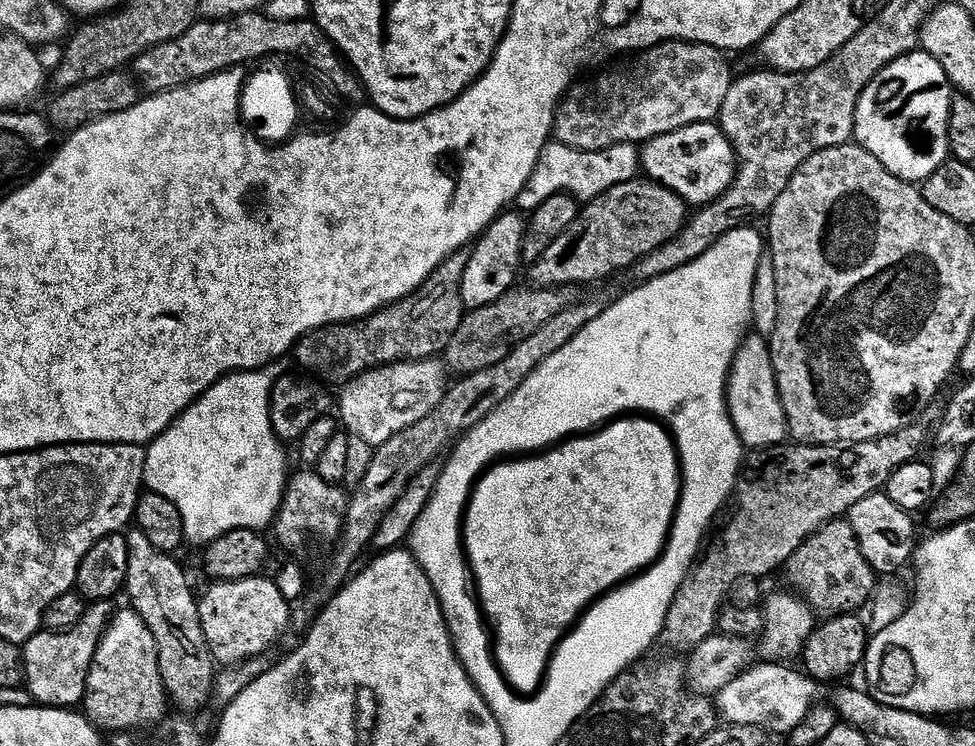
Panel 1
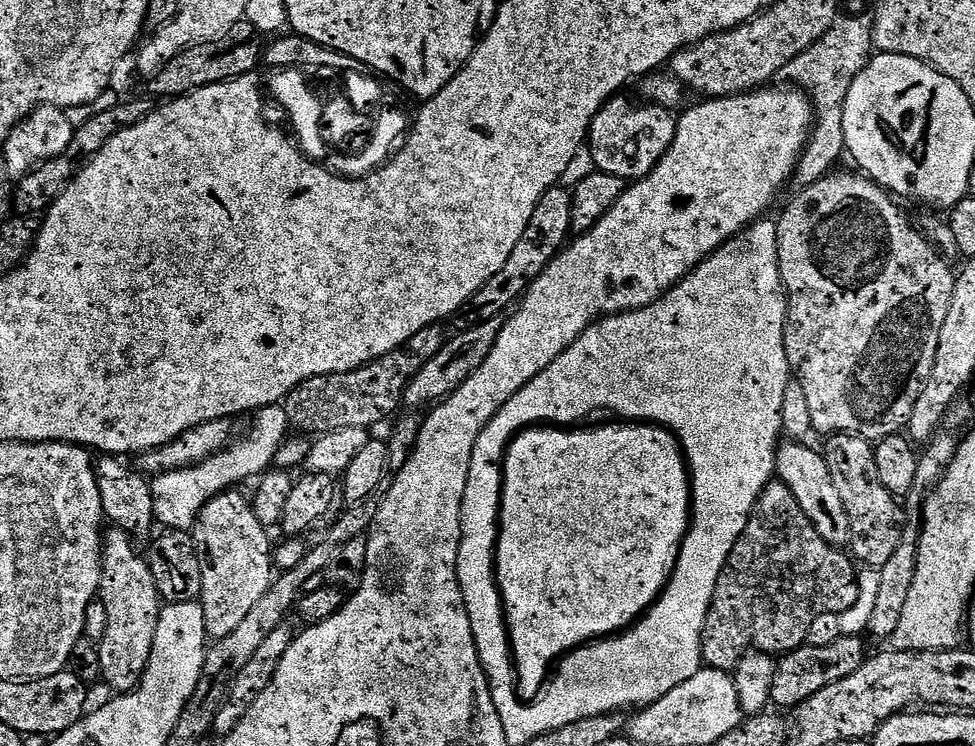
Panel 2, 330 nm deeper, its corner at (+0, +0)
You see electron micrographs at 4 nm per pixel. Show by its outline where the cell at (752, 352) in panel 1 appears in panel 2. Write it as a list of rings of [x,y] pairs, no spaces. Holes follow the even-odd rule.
[[[781,443],[776,449],[775,475],[786,486],[790,486],[790,494],[802,506],[806,518],[825,538],[843,537],[846,532],[844,503],[842,494],[838,494],[838,486],[834,486],[834,478],[830,478],[827,459],[819,451],[807,448],[804,444]]]

